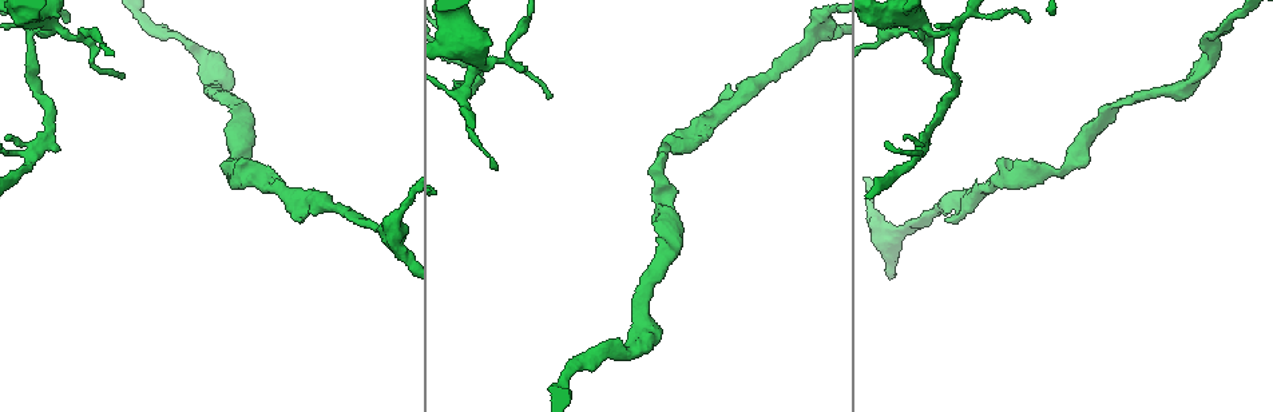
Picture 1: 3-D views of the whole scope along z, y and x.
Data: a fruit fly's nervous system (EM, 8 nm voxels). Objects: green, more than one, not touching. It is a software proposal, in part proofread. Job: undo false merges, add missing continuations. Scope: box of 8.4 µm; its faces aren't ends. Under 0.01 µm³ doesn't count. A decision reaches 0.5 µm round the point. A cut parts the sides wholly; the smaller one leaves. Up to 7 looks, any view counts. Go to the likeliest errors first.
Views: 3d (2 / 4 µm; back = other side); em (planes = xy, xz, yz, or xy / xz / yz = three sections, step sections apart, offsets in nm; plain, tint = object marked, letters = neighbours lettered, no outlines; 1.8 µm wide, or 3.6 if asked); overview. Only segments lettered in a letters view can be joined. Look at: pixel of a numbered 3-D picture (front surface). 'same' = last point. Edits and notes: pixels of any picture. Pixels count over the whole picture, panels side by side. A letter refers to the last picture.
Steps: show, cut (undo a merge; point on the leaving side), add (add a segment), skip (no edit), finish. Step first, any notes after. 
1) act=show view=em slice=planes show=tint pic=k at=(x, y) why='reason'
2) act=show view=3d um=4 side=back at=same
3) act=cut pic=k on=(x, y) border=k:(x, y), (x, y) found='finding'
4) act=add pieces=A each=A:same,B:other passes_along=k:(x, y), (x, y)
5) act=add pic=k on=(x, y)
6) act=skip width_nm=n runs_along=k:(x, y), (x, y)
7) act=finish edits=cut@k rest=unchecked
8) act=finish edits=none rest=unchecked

act=show view=3d um=4 pic=1 at=(919, 152) why='sudden change in width'

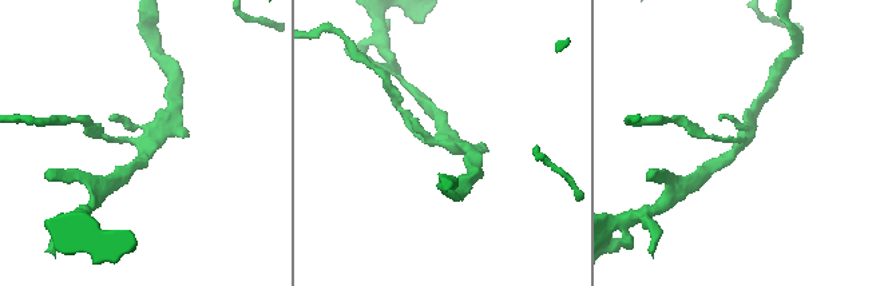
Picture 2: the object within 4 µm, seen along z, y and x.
act=show view=em slice=planes show=plain pic=2 at=(148, 141)

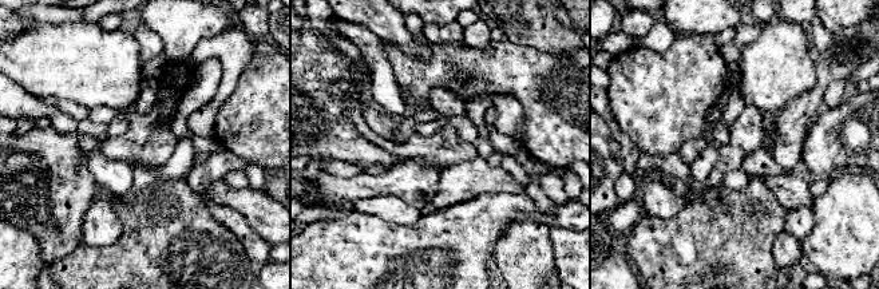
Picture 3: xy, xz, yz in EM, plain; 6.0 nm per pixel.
act=show view=em slice=planes show=letters at=same why='what lies round it'

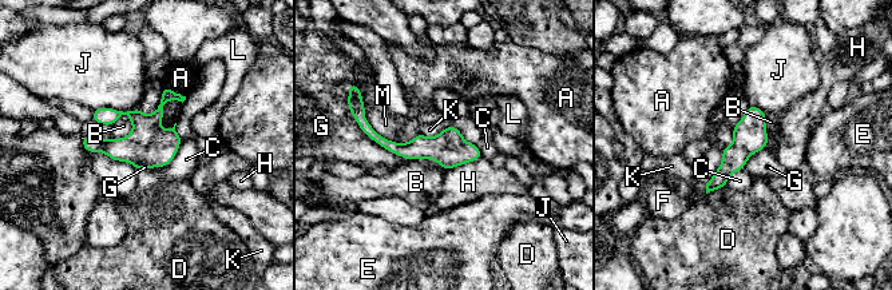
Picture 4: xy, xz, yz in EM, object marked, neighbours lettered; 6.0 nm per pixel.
act=skip each=A:other,B:other,C:other,D:other,E:other,F:other,G:other,H:other,J:other,K:other,L:other,M:other border=4:(355, 120), (371, 139), (408, 161) found='continuous, no second neuron'

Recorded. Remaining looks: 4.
act=show view=3d um=2 pic=1 at=(389, 238) why='sudden change in width'

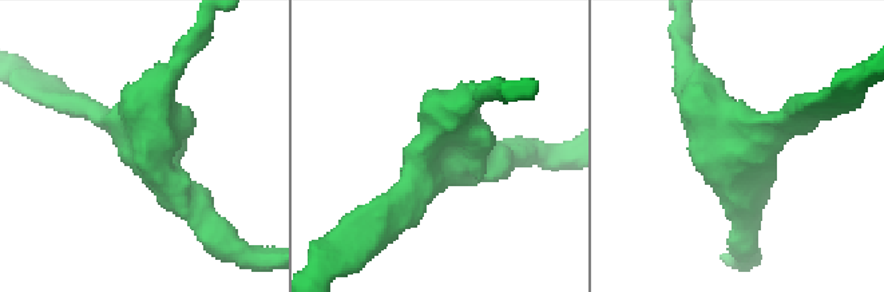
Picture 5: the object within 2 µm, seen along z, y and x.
act=show view=em slice=planes show=tint pic=5 at=(440, 144)

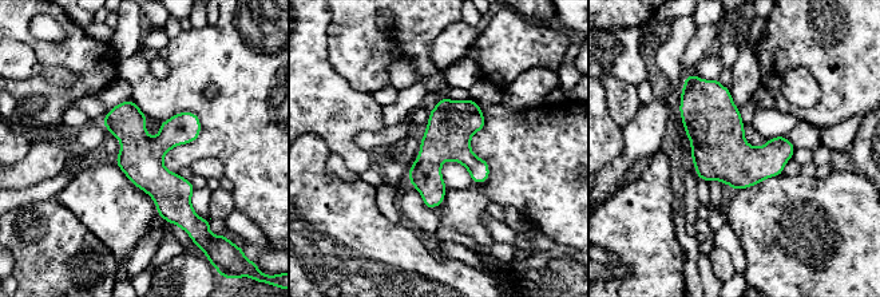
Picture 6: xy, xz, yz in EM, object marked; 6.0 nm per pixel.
act=show view=em slice=planes show=letters at=same

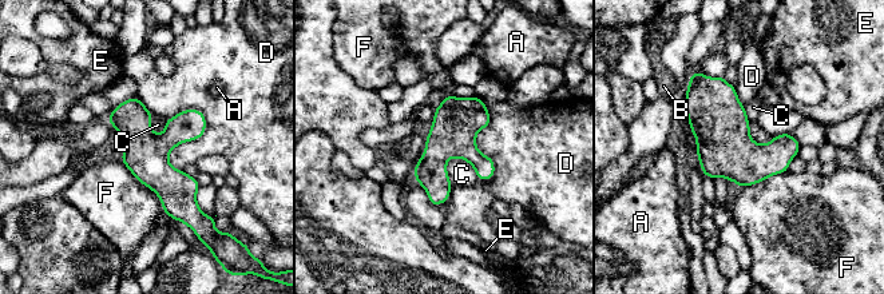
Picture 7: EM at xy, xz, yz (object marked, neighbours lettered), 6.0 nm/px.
act=skip each=A:other,B:other,C:other,D:other,E:other,F:other runs_along=7:(125, 104), (150, 166), (186, 214) found='all the same neuron'

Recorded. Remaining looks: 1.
act=show view=em slice=yz step=16 show=letters pic=1 at=(303, 218) why='an open end'

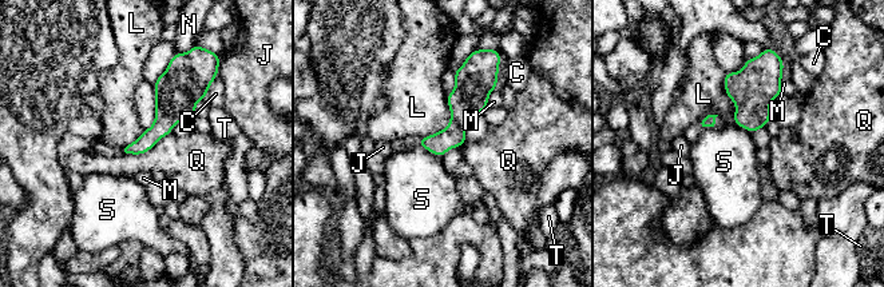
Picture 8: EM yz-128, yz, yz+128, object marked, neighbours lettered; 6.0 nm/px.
act=skip each=C:other,J:other,L:other,M:other,N:other,Q:other,S:other,T:other found='no lettered segment goes on from it'

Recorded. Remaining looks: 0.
act=finish edits=none rest=unchecked

